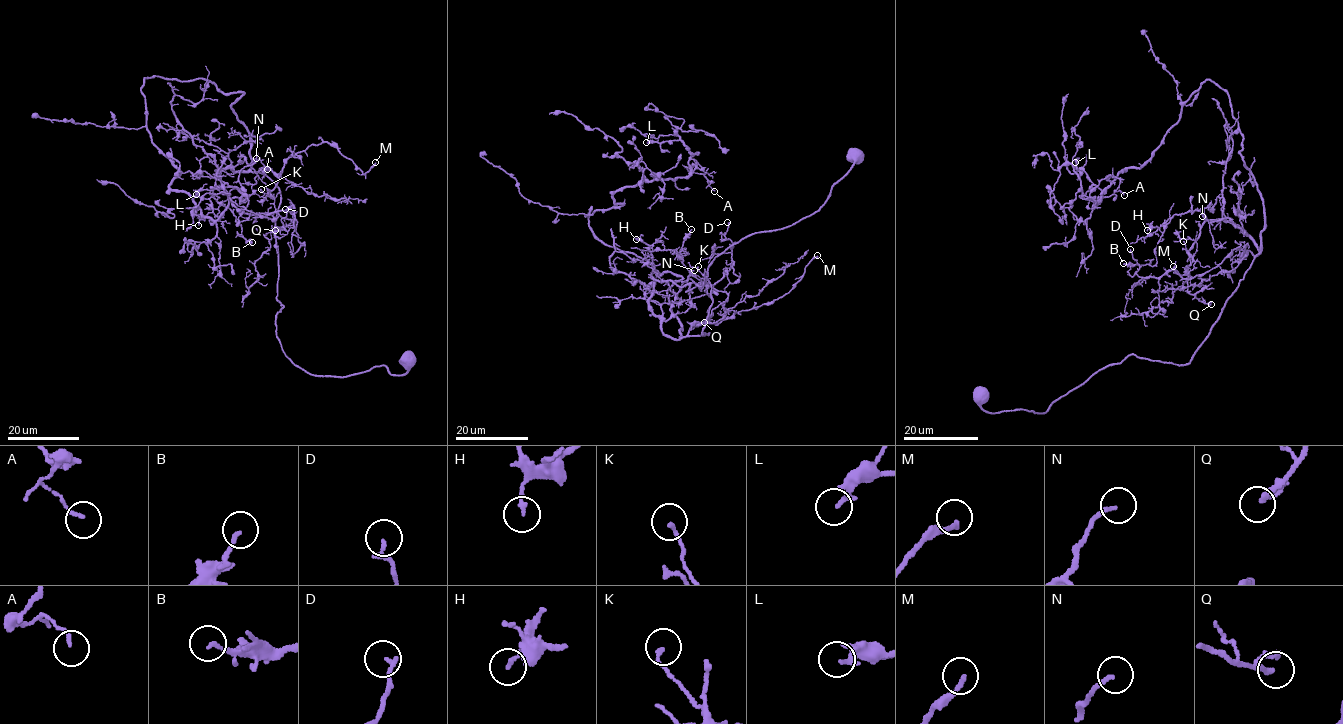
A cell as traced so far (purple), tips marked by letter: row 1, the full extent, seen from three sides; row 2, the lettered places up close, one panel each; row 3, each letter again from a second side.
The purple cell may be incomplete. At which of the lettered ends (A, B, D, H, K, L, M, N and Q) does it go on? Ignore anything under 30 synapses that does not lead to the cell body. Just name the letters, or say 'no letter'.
no letter

